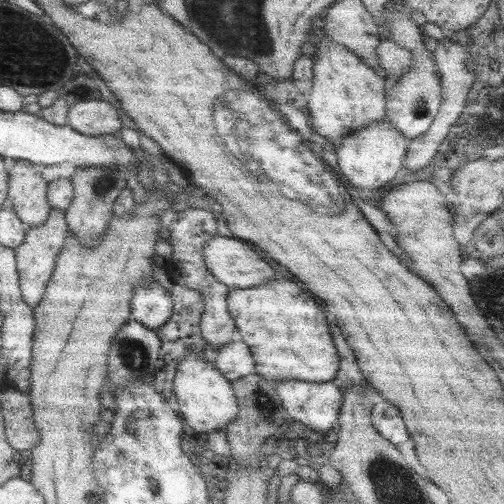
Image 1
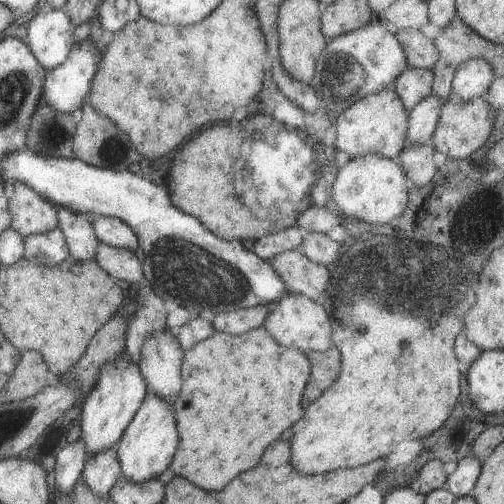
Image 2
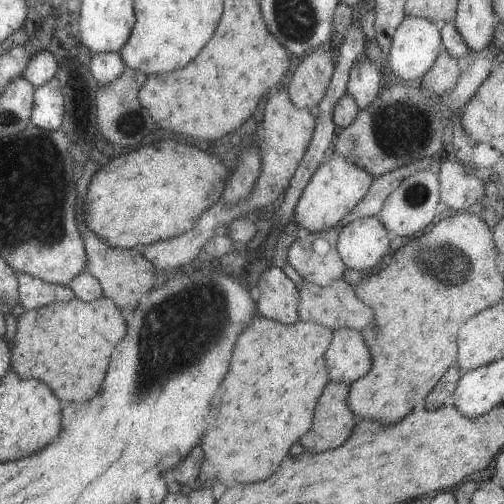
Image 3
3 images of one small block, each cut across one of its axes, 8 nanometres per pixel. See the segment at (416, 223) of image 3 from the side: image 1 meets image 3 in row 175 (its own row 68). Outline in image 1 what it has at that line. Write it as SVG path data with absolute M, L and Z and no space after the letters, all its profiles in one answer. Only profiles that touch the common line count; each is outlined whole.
M395 6L391 10L391 20L387 24L387 30L389 30L389 40L393 40L397 46L403 46L415 54L415 60L413 60L409 72L403 74L397 80L397 84L387 90L387 96L385 96L385 122L389 126L393 126L397 130L397 134L403 134L401 138L411 142L413 138L427 132L427 128L431 126L433 118L439 112L441 86L435 80L437 66L435 66L435 62L431 62L431 54L427 54L427 50L421 44L421 28L415 26L409 20L409 14L405 10L401 10L399 6Z

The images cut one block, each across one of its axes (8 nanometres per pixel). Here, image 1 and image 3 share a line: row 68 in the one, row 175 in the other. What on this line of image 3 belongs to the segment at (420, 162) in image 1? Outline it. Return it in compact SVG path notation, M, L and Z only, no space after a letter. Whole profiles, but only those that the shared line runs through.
M441 158L441 168L437 172L439 180L439 202L447 206L447 210L465 212L473 204L477 204L483 194L485 186L483 180L469 174L469 170L461 162L449 162Z

